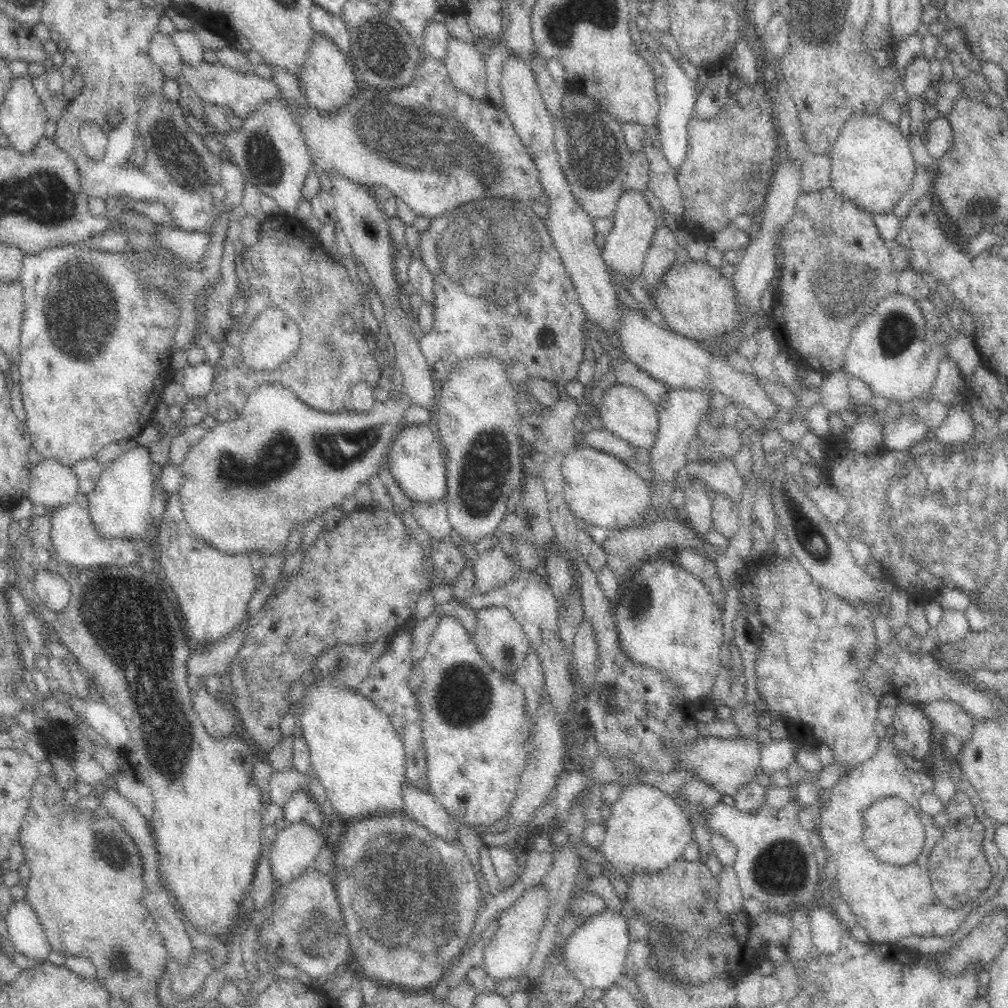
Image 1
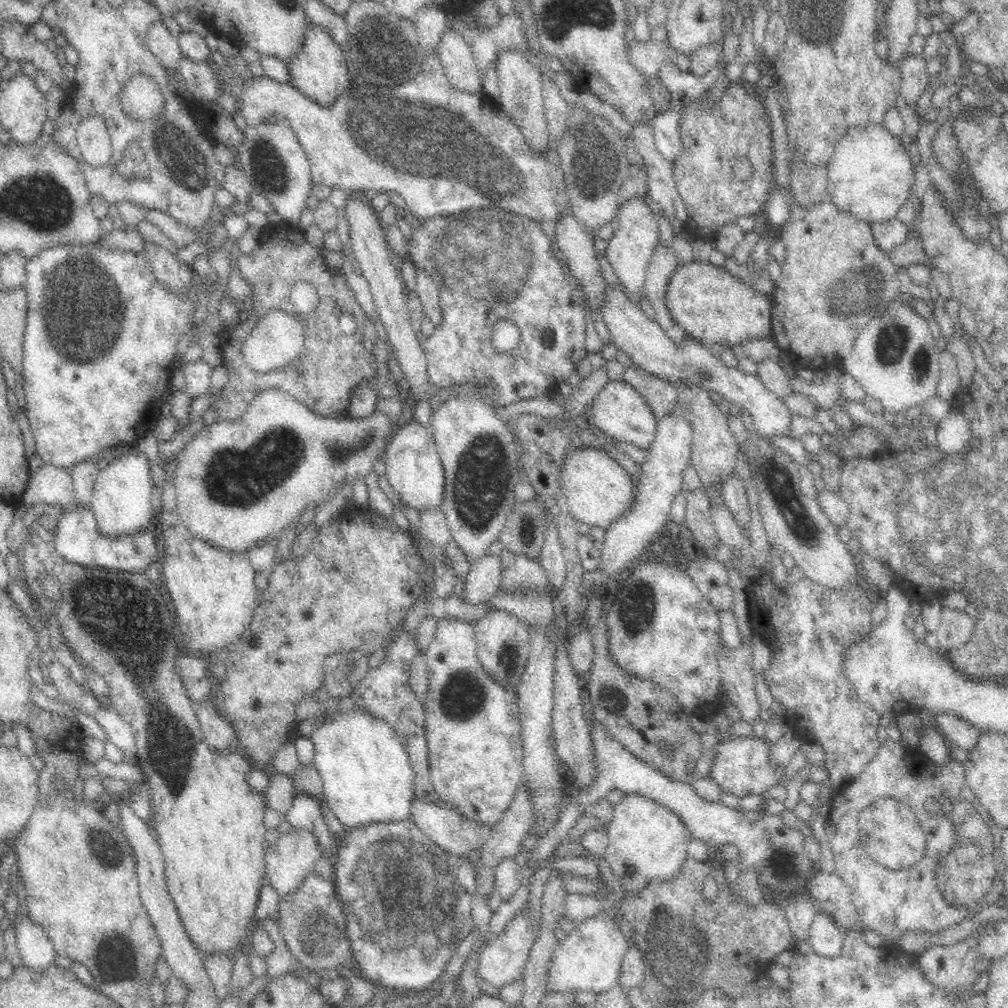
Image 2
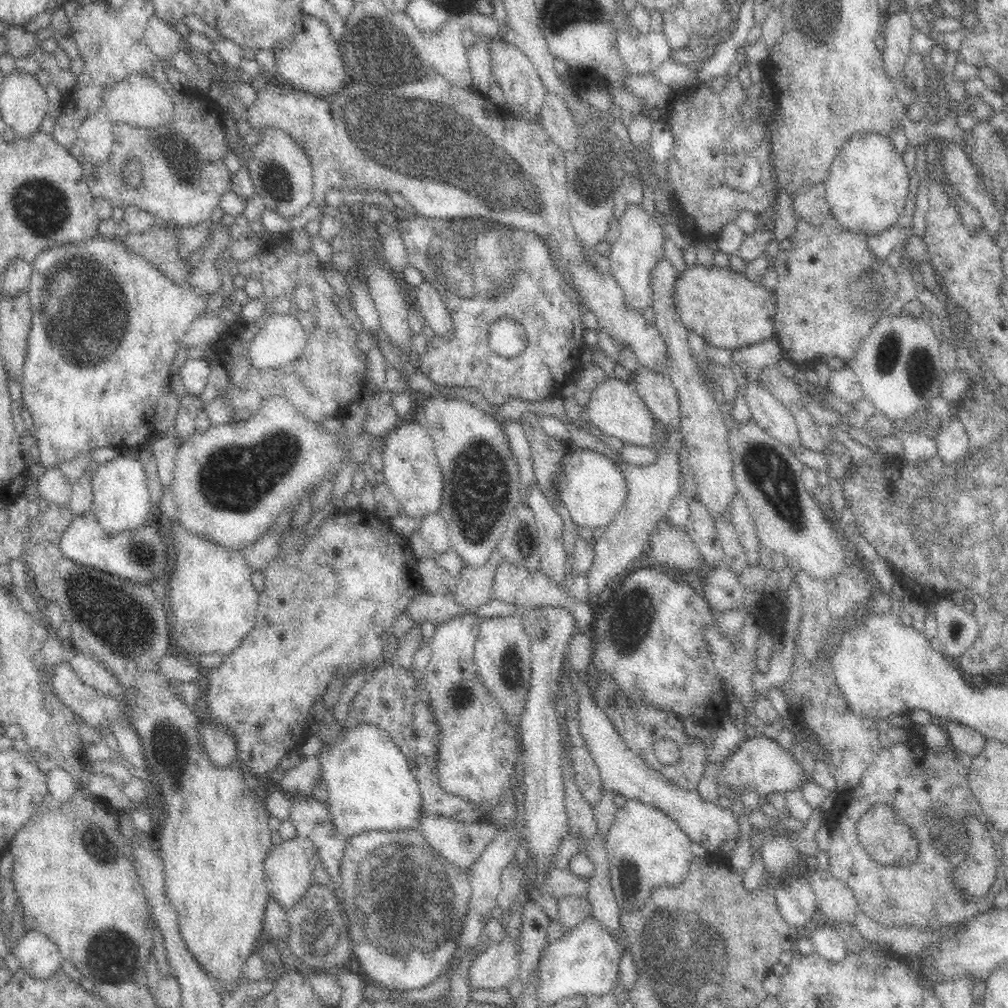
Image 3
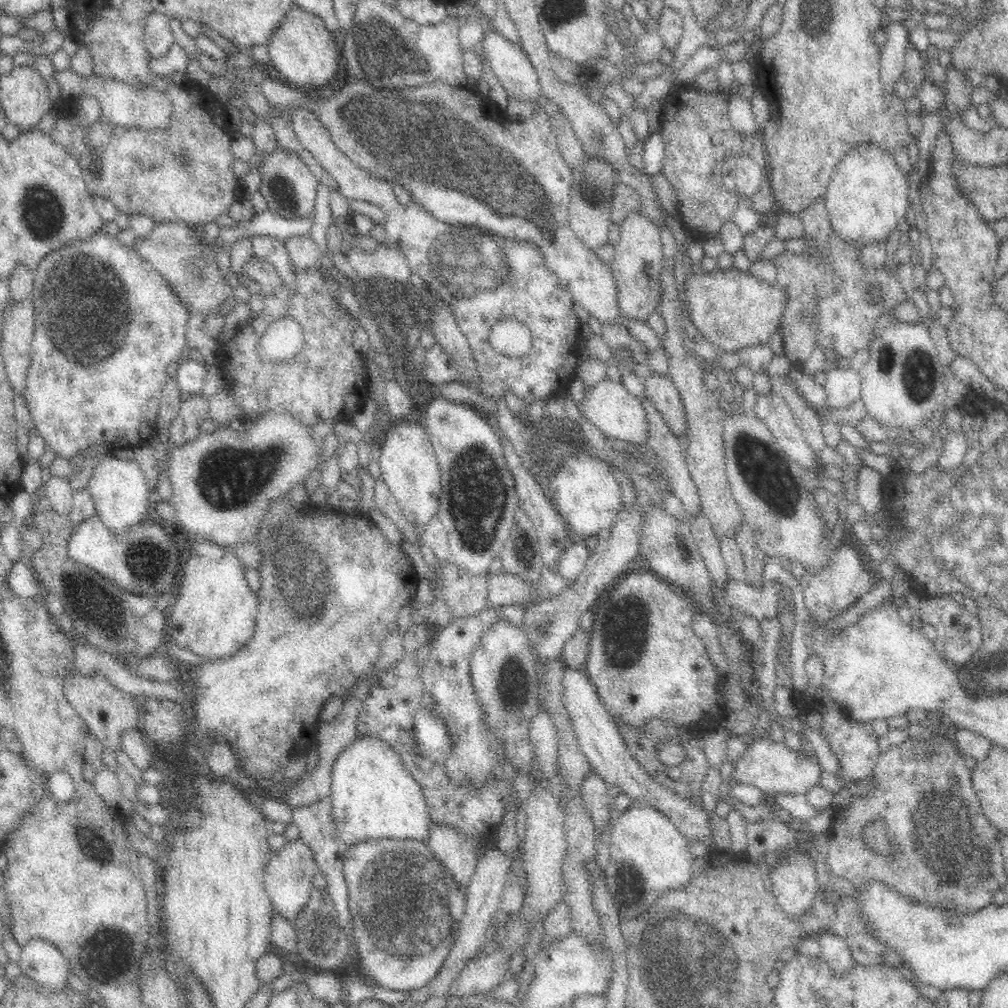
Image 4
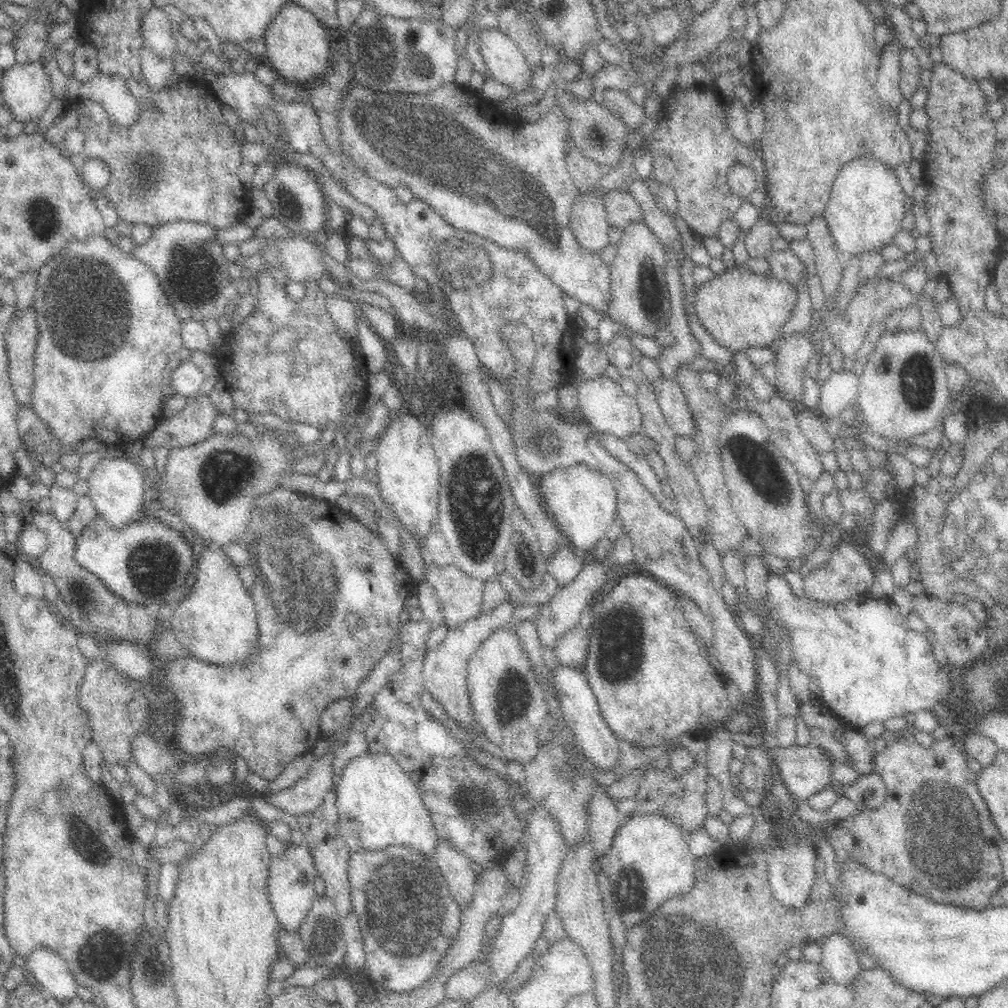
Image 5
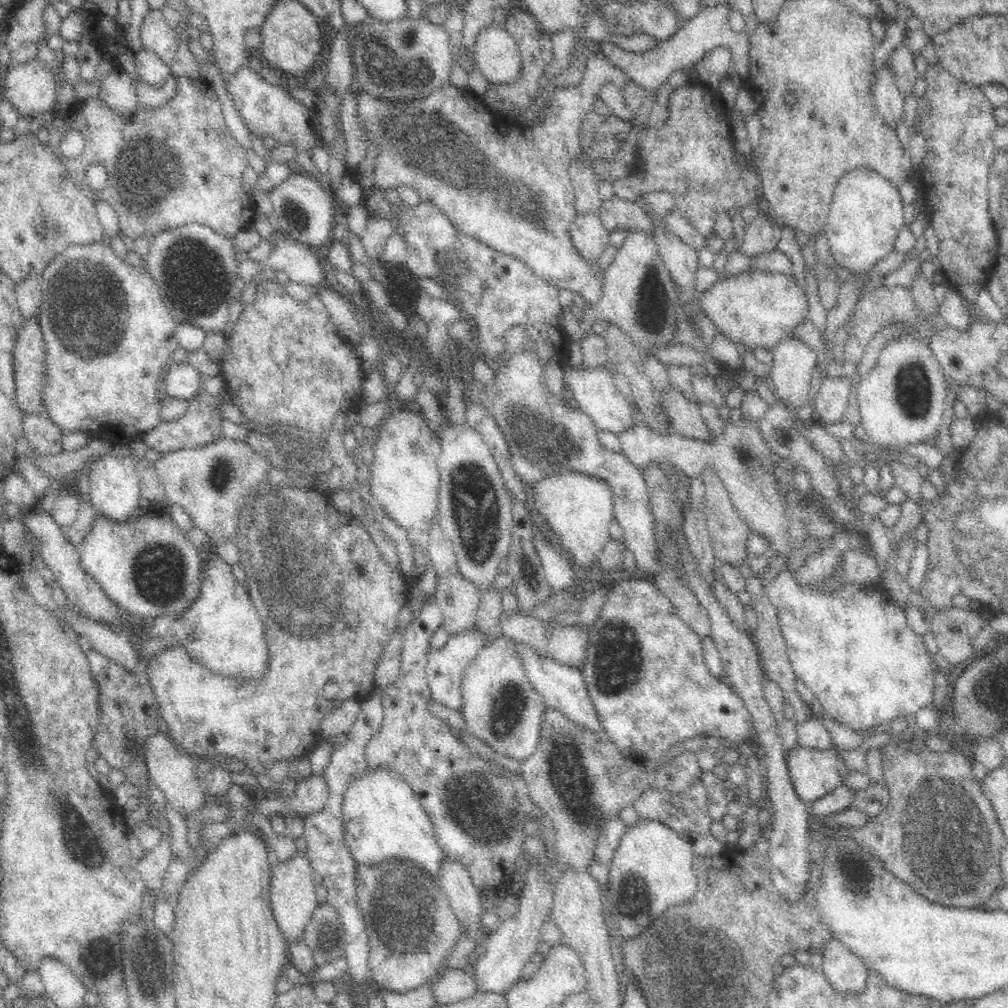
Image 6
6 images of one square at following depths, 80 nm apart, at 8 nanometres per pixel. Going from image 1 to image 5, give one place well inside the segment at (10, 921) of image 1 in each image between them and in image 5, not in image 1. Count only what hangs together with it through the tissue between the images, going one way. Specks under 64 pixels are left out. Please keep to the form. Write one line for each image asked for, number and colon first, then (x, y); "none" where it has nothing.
2: (35, 948)
3: (37, 955)
4: (41, 961)
5: (52, 973)

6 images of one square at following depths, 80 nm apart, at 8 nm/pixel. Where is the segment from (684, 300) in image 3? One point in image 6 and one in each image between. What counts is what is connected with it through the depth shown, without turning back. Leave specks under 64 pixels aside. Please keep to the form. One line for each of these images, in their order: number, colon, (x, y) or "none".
4: (733, 310)
5: (740, 309)
6: (757, 310)

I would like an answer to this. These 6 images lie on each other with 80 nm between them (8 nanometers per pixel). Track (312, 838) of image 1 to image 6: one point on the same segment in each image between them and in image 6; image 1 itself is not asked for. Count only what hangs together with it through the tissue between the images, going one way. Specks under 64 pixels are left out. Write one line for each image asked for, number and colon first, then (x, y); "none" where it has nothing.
2: (290, 859)
3: (288, 868)
4: (288, 877)
5: (292, 875)
6: (293, 900)

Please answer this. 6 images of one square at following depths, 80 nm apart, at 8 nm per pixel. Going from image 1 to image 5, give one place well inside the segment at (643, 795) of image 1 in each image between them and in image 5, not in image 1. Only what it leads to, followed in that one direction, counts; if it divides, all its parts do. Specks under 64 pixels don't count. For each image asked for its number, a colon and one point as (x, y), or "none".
2: (646, 842)
3: (646, 850)
4: (649, 856)
5: (650, 862)

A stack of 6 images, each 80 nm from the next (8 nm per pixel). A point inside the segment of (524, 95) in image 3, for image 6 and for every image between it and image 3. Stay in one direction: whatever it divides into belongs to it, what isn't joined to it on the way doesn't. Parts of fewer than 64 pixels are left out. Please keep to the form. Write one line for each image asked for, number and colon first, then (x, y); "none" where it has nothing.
4: (509, 62)
5: (503, 59)
6: (495, 54)

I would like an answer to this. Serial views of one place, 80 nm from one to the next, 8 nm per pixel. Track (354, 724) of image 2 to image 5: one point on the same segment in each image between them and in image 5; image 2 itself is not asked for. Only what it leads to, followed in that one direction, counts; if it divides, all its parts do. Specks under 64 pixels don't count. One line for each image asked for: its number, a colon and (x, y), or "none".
3: (370, 787)
4: (373, 797)
5: (379, 806)

